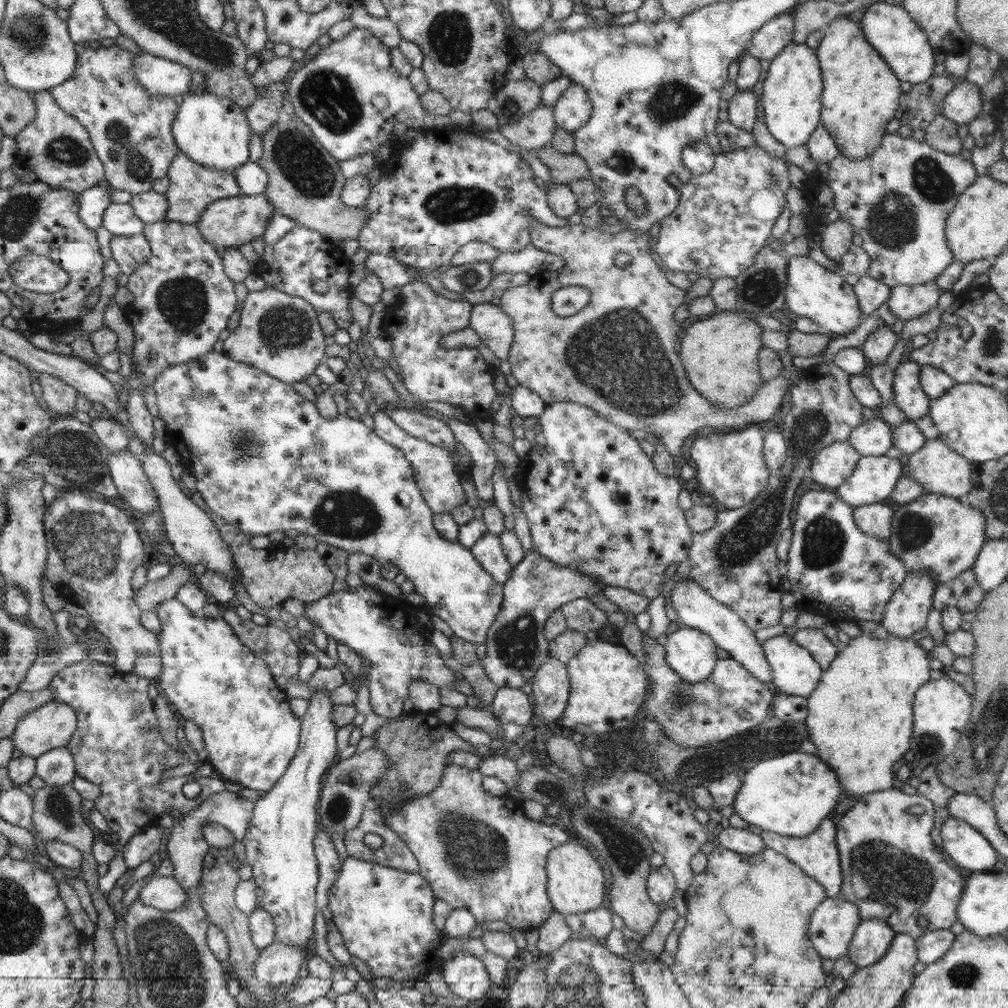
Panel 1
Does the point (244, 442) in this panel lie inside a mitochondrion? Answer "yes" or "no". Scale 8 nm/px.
yes

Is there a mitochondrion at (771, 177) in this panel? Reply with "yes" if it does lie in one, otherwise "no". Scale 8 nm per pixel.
yes

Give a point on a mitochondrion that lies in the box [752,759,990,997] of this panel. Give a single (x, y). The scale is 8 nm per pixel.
(882, 875)

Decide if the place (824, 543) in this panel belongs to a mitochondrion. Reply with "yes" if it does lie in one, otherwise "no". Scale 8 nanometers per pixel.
yes

